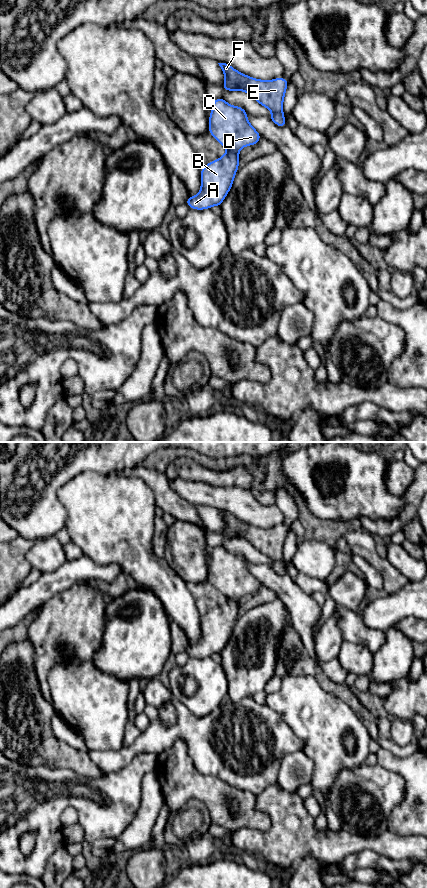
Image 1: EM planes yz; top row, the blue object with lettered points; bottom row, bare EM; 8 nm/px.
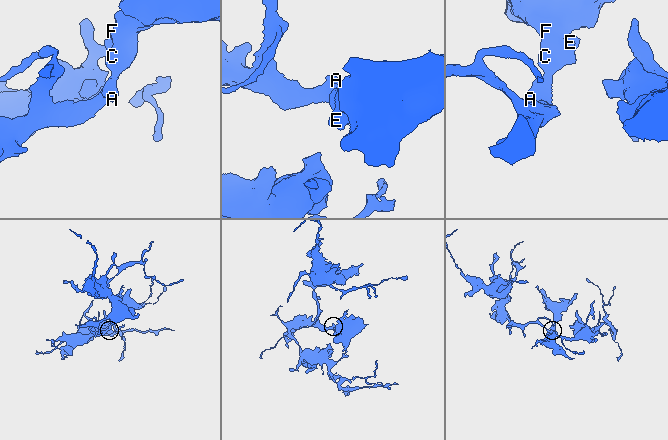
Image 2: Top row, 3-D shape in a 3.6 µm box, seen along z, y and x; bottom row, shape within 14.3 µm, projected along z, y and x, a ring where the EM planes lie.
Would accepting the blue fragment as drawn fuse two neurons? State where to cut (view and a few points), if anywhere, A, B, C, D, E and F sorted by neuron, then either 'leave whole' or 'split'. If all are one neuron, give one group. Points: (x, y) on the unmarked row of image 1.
no cut; A B C D E F; leave whole

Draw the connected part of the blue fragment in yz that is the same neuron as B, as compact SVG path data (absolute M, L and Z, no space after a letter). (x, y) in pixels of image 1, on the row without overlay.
M223 546L213 549L209 563L209 581L227 598L219 607L211 609L201 616L201 636L197 643L188 644L186 652L189 656L203 658L220 654L232 635L239 613L239 599L249 593L255 593L261 587L260 582L249 571L247 560L239 554L232 554Z

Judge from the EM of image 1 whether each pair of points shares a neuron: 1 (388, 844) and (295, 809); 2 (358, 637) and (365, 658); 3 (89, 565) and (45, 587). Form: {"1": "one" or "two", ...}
{"1": "one", "2": "two", "3": "one"}

